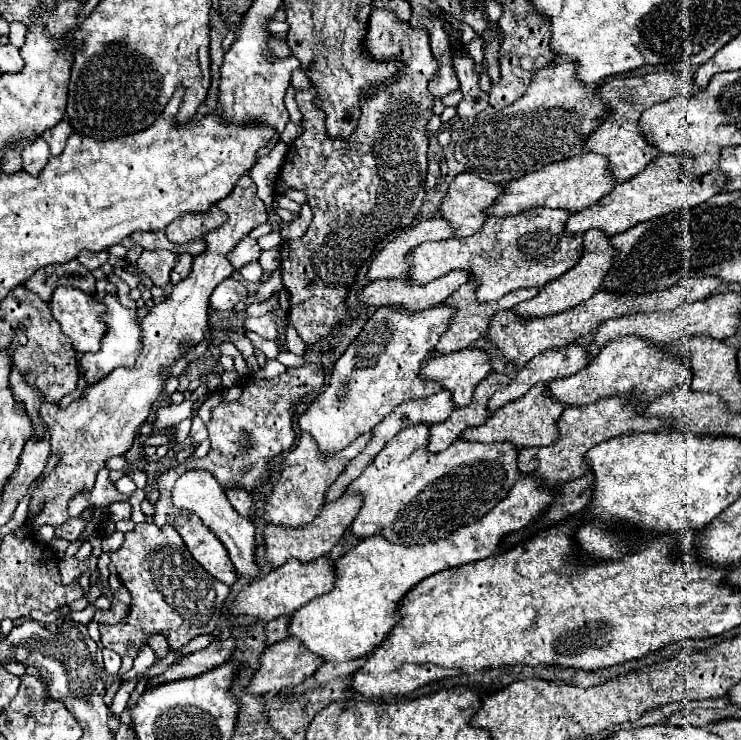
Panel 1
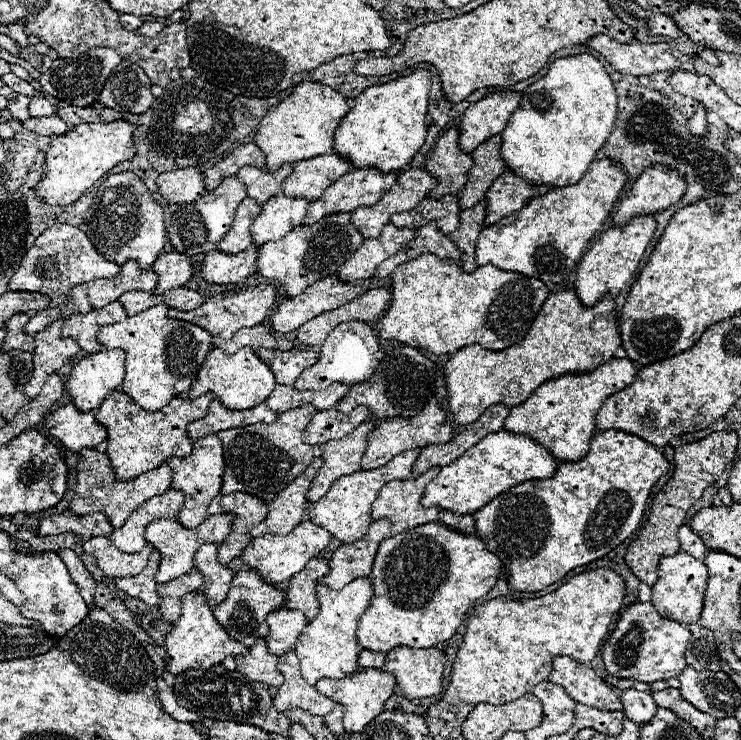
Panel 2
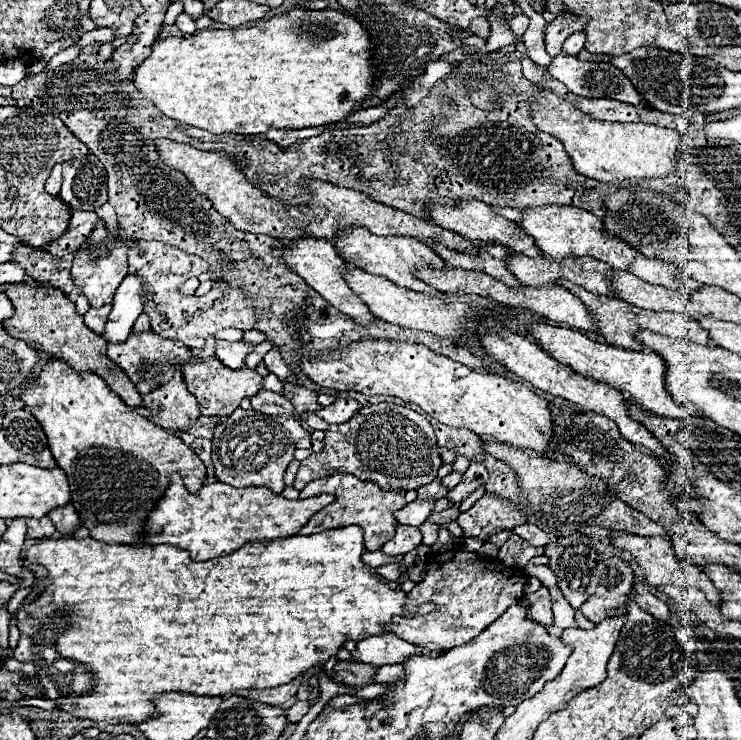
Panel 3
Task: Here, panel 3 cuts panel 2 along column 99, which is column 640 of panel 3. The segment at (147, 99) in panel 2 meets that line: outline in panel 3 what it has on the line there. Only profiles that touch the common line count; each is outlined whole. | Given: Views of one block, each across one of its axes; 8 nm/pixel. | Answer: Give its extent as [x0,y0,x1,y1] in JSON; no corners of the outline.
[548,54,644,104]

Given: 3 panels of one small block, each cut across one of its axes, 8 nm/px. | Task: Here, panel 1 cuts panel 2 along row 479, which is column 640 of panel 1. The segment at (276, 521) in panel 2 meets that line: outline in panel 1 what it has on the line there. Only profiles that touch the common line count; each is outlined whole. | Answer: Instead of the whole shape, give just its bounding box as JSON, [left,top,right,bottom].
[484,276,720,368]

